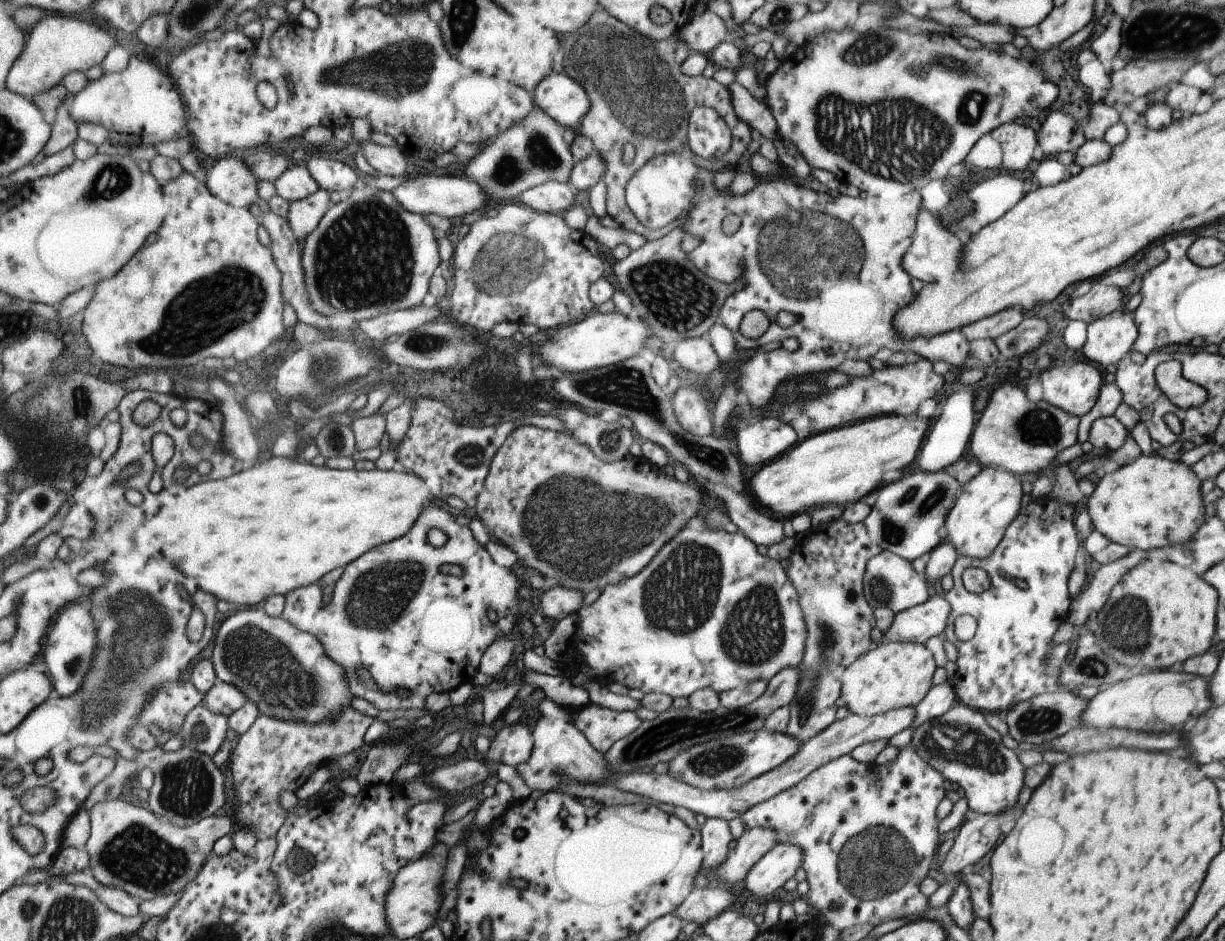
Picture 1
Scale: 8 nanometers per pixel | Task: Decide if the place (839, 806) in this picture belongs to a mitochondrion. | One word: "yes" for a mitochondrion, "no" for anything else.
no

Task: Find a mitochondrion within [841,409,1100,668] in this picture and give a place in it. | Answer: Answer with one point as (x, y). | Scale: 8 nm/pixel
(893, 532)

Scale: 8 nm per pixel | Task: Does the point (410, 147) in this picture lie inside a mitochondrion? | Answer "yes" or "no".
no

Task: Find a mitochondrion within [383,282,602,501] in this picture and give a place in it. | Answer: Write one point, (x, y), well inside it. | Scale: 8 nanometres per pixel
(427, 341)

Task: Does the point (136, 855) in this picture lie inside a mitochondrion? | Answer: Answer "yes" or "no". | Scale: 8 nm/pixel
yes

